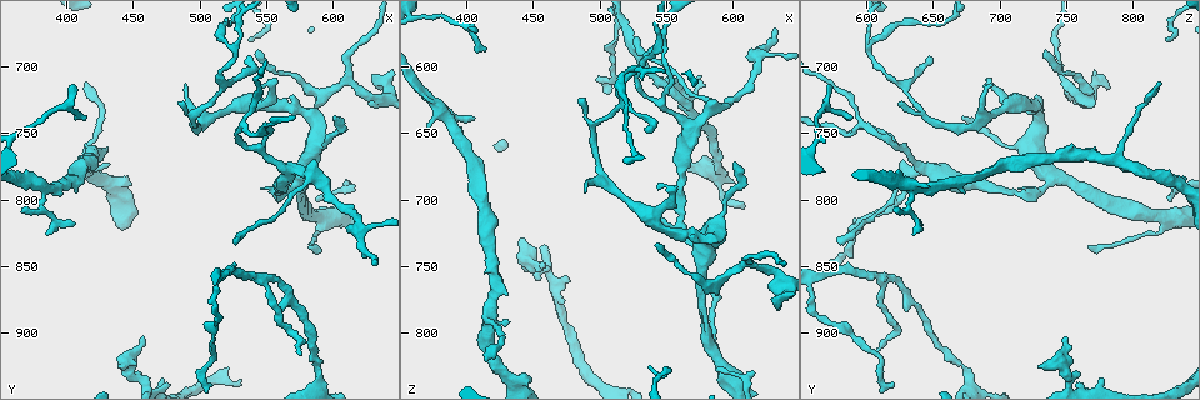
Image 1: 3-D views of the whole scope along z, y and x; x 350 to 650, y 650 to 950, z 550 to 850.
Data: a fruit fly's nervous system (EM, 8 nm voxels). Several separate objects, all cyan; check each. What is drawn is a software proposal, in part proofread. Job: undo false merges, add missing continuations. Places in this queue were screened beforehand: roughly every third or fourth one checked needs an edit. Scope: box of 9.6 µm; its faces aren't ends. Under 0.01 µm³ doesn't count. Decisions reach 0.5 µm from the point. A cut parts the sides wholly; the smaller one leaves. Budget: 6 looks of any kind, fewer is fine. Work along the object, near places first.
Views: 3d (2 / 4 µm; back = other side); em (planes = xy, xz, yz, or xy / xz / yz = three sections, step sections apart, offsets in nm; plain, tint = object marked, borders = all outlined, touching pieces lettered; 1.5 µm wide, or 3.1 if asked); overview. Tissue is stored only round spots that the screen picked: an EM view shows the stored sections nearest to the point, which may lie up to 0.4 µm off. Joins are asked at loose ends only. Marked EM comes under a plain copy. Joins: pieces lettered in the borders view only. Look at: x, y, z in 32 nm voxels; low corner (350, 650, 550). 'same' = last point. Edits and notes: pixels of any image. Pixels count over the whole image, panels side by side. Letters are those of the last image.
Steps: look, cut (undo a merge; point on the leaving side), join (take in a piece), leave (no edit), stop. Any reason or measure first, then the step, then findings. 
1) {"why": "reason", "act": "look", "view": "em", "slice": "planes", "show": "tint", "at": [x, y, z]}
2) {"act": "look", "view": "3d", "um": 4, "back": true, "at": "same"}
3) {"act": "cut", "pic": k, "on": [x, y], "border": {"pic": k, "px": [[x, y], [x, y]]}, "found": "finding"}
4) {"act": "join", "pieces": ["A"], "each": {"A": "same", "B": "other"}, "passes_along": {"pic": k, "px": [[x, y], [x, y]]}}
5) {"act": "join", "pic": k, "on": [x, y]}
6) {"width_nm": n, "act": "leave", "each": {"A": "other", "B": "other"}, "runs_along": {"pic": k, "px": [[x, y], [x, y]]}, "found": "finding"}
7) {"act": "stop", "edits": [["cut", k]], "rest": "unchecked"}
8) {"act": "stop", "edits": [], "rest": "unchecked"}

{"why": "sudden change in width", "act": "look", "view": "3d", "um": 2, "at": [576, 790, 622]}

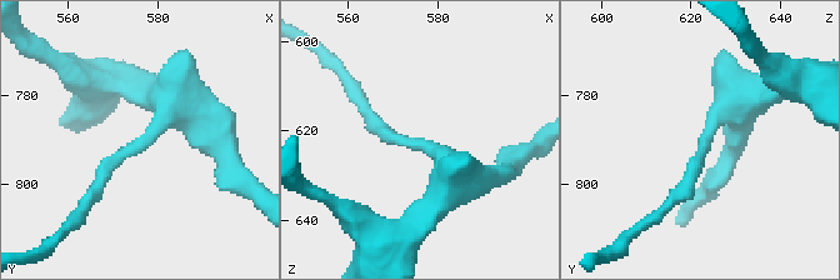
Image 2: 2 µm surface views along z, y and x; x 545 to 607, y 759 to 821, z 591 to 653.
{"act": "look", "view": "em", "slice": "xy", "step": 8, "show": "tint", "at": [575, 792, 623]}

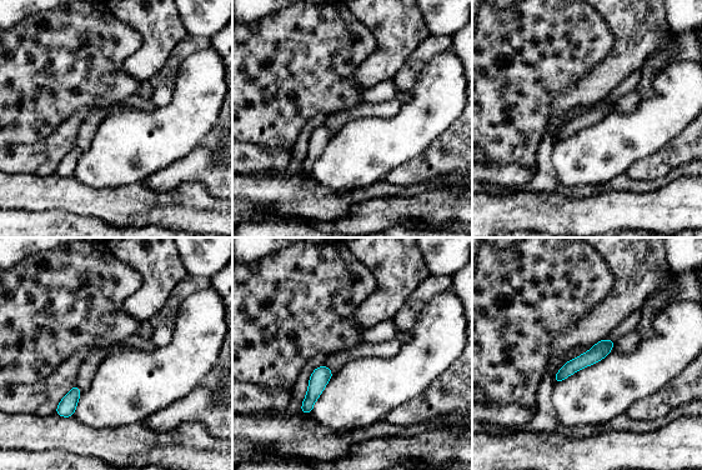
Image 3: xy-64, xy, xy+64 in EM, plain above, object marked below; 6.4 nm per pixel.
{"act": "look", "view": "em", "slice": "planes", "show": "borders", "at": "same"}

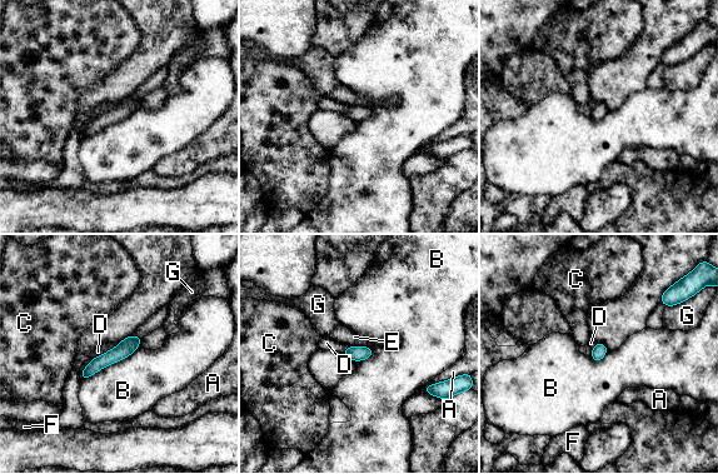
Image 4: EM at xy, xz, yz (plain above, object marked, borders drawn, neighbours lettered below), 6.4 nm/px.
{"width_nm": 90, "act": "leave", "each": {"A": "other", "B": "other", "C": "other", "D": "other", "E": "other", "F": "other", "G": "other"}, "runs_along": {"pic": 4, "px": [[136, 340], [84, 374]]}, "found": "all the same neuron"}

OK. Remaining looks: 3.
{"why": "branch stops here", "act": "look", "view": "em", "slice": "planes", "show": "borders", "at": [632, 846, 574]}

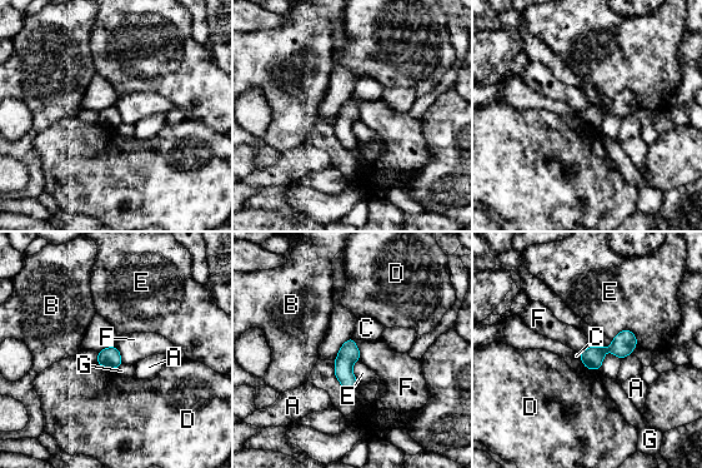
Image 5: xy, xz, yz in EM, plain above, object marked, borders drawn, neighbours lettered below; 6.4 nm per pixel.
{"act": "leave", "each": {"A": "other", "B": "other", "C": "other", "D": "other", "E": "other", "F": "other", "G": "other"}, "border": {"pic": 5, "px": [[352, 339], [359, 350], [360, 359]]}, "found": "none of them fits"}

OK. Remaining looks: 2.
{"act": "stop", "edits": [], "rest": "unchecked"}

